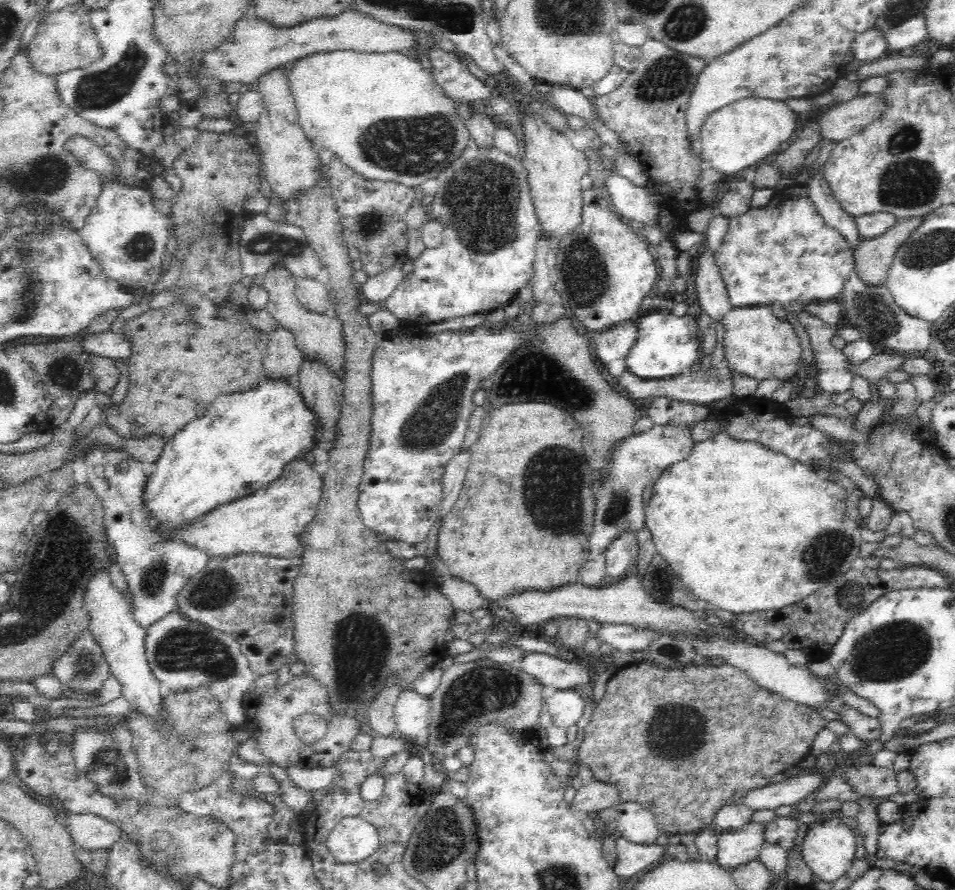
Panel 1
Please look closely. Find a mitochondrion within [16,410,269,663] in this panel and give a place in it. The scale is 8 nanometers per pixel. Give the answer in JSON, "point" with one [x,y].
{"point":[70,547]}

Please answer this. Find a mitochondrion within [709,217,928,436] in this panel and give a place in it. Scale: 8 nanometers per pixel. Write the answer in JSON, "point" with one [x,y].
{"point":[872,308]}

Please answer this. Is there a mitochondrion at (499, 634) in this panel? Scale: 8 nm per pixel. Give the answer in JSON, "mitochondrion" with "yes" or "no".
{"mitochondrion":"no"}

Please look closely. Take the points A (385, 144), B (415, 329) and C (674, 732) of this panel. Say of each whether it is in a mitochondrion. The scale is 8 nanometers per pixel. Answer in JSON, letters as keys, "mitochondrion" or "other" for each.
{"A":"mitochondrion","B":"other","C":"mitochondrion"}

